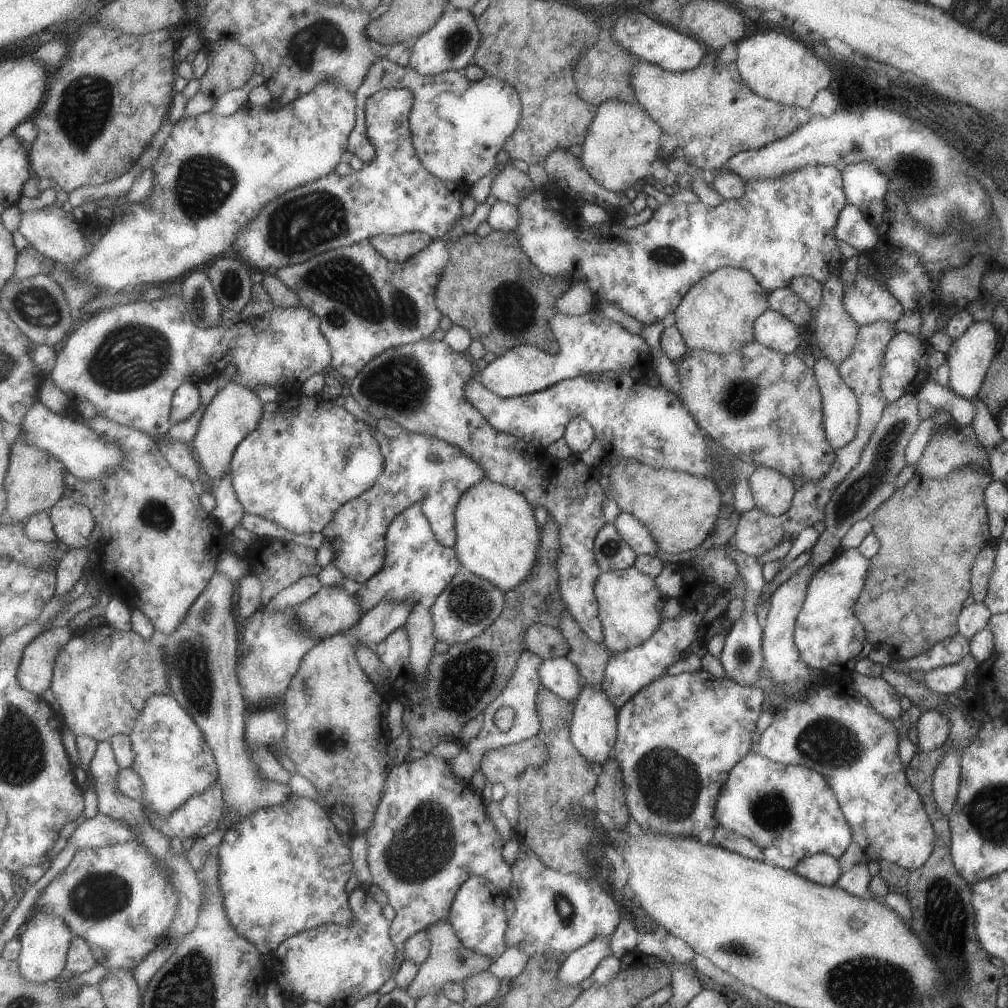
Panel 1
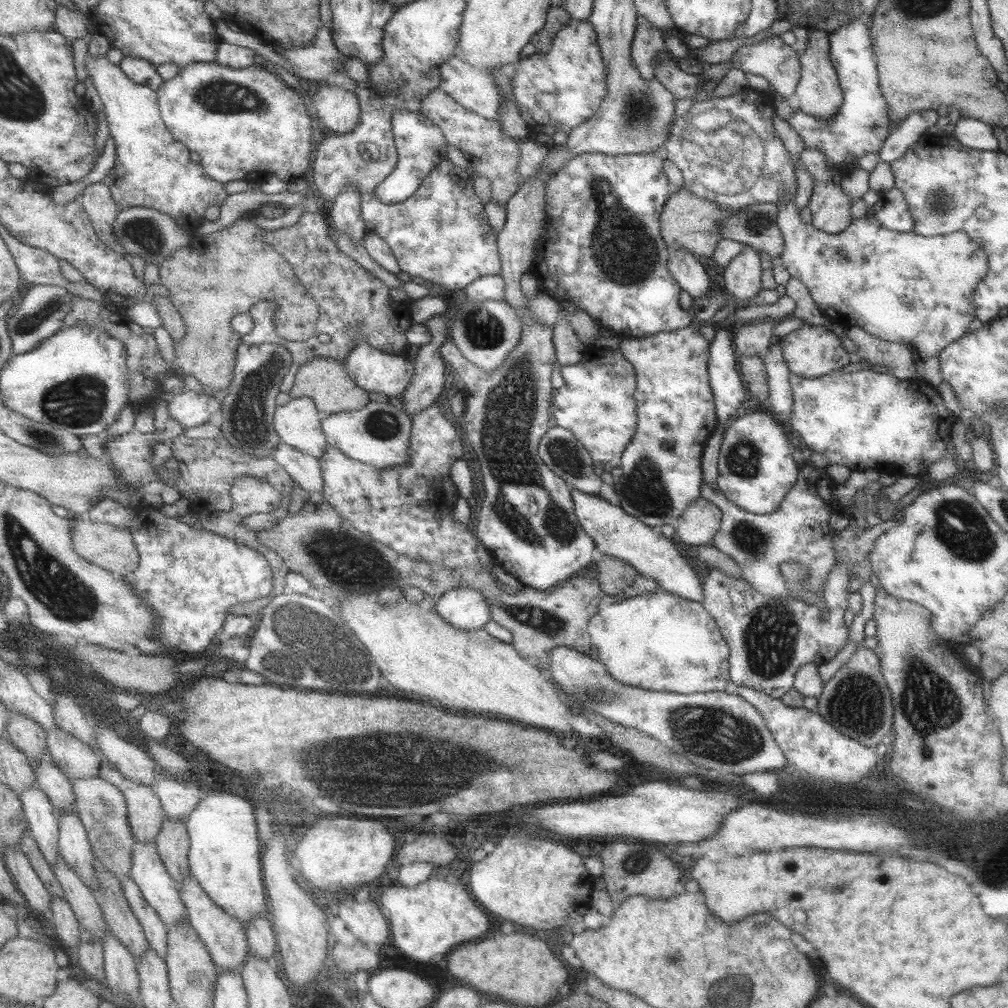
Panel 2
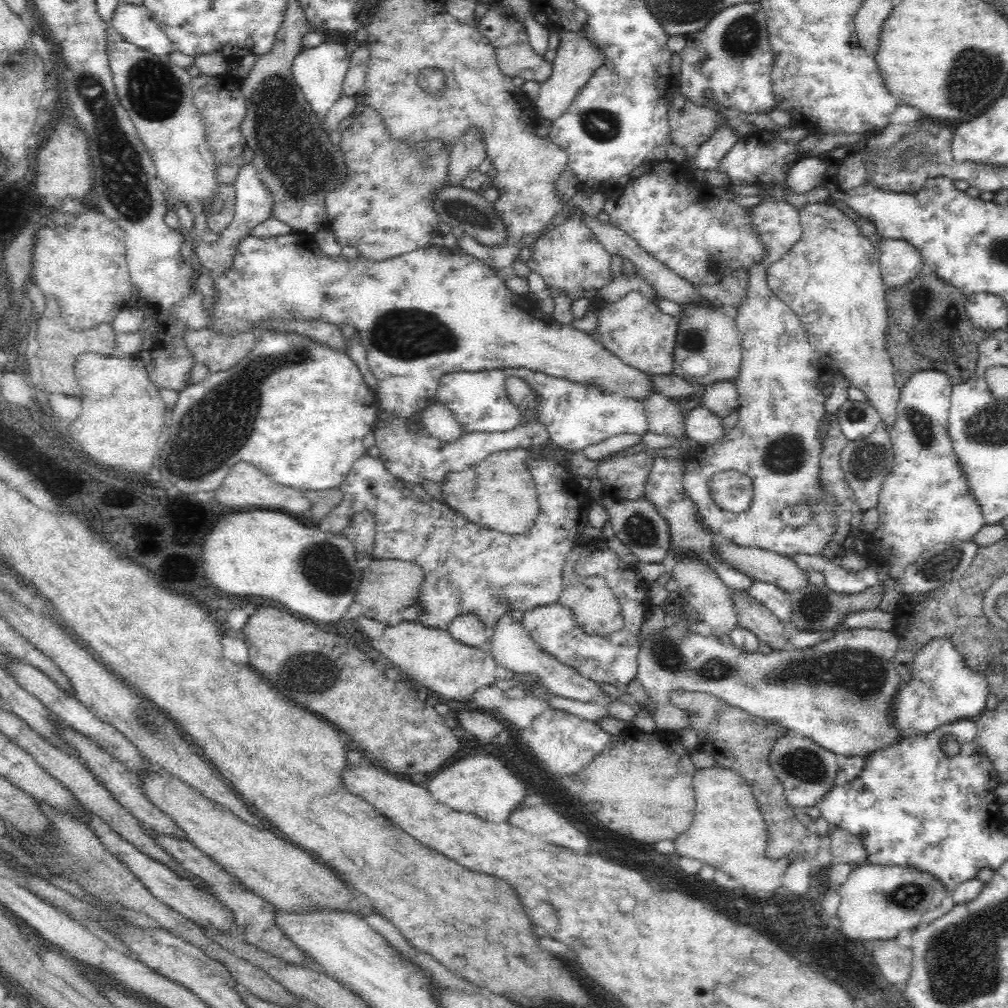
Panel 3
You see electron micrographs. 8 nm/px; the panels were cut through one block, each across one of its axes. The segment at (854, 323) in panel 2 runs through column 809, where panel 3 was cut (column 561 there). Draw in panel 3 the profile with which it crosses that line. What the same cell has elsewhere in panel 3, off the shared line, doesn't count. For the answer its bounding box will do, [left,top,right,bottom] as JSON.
[526,216,616,302]

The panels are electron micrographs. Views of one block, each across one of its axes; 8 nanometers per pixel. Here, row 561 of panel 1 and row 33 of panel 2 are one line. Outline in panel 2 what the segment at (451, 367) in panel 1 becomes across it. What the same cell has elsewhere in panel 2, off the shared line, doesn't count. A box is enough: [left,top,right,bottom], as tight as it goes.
[513,20,609,134]

